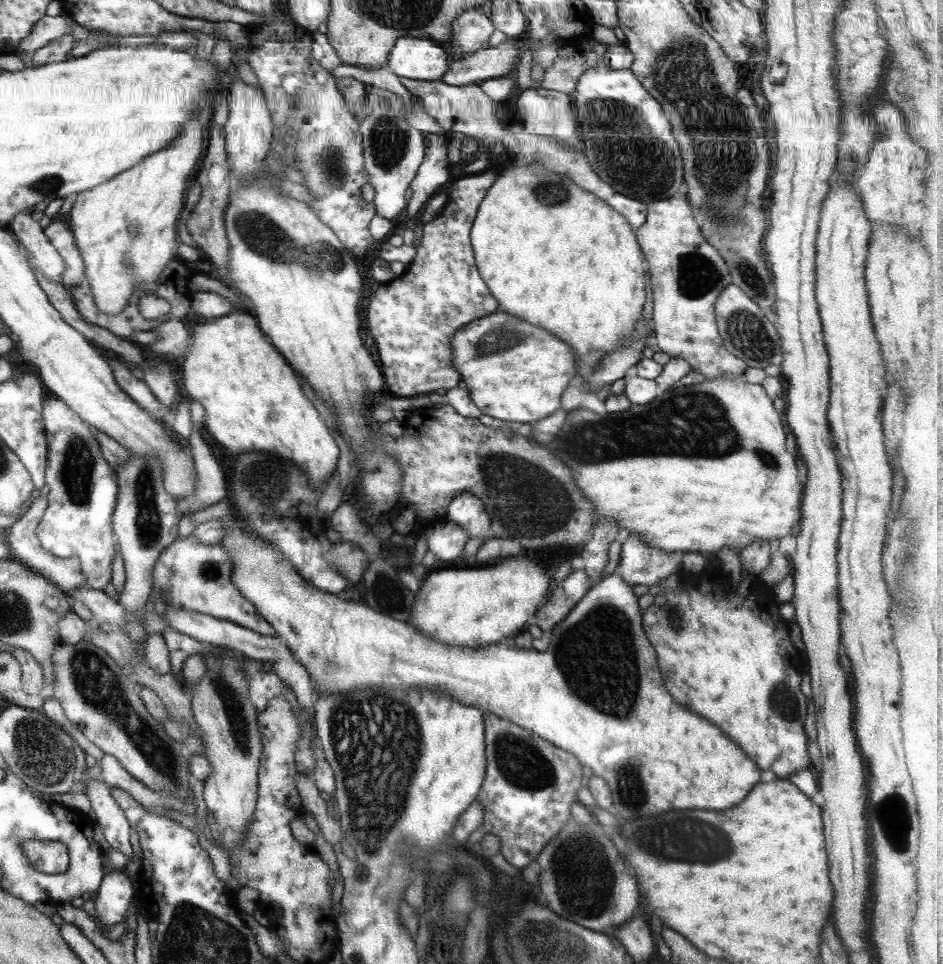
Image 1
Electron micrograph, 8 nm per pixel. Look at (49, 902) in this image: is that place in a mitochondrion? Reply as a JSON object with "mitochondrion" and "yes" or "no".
{"mitochondrion":"no"}

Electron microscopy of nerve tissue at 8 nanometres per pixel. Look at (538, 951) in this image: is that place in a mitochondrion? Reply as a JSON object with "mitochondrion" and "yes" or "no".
{"mitochondrion":"yes"}

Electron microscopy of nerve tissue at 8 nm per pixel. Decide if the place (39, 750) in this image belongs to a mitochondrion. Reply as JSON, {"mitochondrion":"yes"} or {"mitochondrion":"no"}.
{"mitochondrion":"yes"}

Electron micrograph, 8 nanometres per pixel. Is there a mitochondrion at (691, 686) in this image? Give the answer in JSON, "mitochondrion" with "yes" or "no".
{"mitochondrion":"no"}

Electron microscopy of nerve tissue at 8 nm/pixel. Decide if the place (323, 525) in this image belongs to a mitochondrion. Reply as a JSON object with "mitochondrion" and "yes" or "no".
{"mitochondrion":"no"}

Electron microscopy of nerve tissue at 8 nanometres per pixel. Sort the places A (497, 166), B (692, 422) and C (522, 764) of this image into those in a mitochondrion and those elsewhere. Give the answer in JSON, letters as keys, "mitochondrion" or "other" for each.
{"A":"other","B":"mitochondrion","C":"mitochondrion"}

